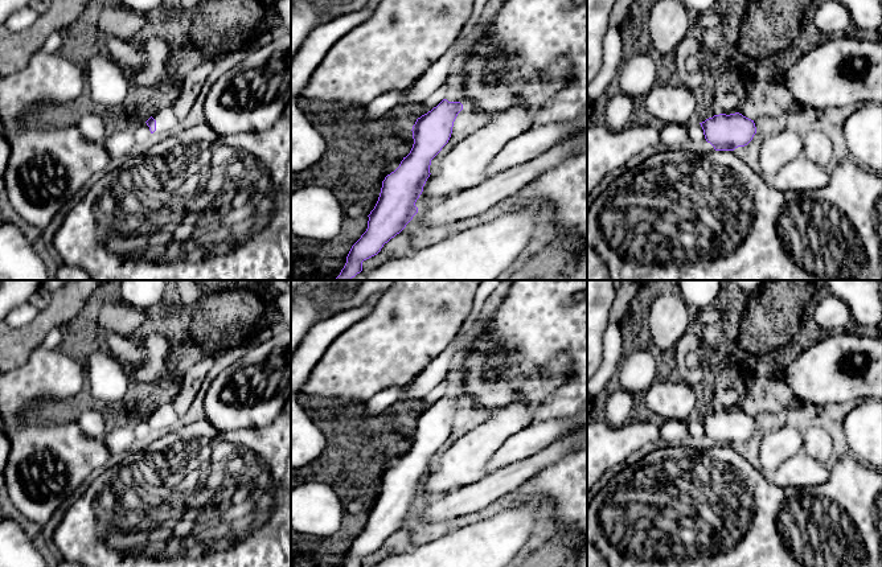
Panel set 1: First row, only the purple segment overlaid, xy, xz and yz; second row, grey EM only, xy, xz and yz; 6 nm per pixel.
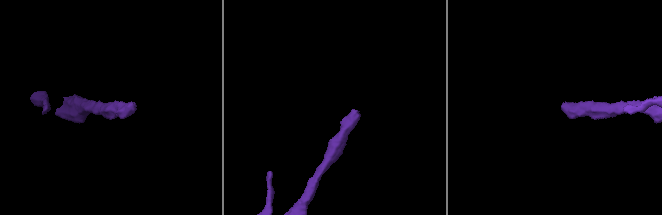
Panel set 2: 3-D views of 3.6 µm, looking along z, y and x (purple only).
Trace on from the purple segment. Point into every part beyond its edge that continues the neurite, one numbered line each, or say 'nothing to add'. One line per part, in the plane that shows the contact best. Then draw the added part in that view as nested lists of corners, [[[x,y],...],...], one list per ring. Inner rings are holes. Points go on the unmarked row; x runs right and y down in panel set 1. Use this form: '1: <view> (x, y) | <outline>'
1: xy (165, 415) | [[[172,402],[155,408],[152,414],[156,416],[156,427],[149,431],[153,440],[171,432],[172,428],[181,420],[181,418],[179,418],[176,414]]]

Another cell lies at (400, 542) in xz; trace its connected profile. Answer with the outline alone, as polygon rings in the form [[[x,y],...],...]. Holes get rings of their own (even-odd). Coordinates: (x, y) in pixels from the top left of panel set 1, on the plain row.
[[[413,515],[406,521],[406,523],[383,541],[381,547],[362,558],[362,567],[373,567],[387,556],[395,554],[403,554],[411,548],[411,535],[418,527]]]

